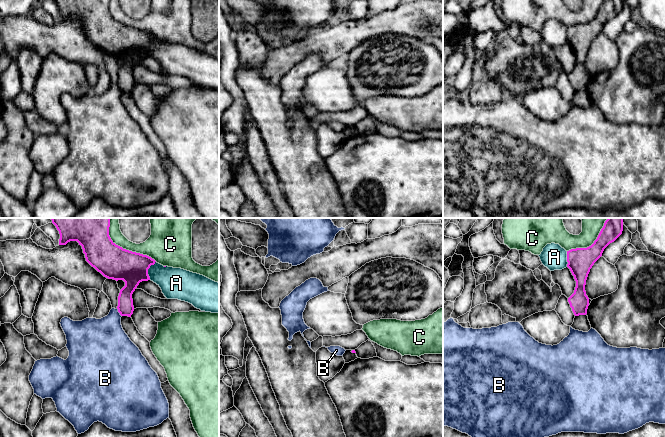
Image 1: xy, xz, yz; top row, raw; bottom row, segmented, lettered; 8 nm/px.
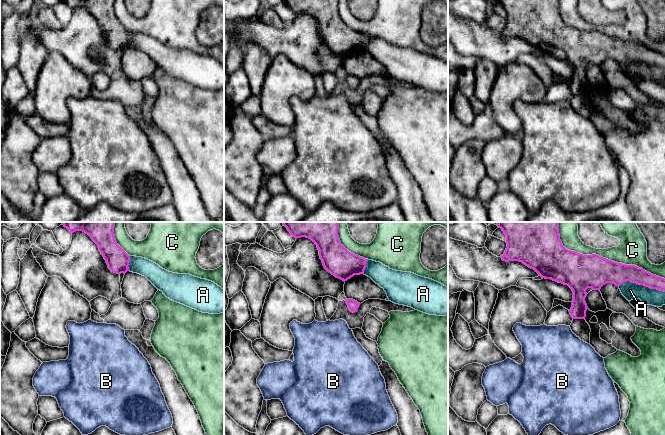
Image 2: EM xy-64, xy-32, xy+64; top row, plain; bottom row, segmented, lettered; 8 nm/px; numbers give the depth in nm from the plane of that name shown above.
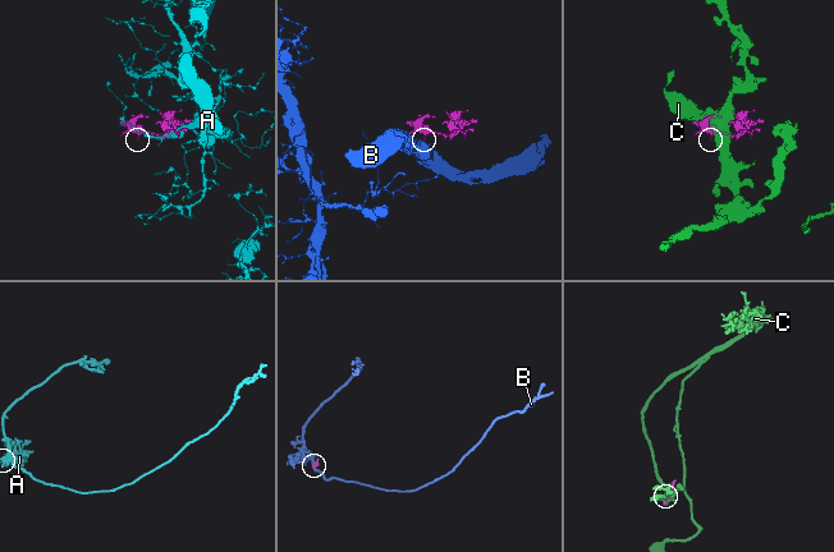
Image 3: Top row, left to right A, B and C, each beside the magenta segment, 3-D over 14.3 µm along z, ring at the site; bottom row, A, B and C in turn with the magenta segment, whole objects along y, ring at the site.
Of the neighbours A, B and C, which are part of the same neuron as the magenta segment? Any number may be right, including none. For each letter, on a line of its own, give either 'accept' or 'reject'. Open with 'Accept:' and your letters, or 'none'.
Accept: none
A: reject
B: reject
C: reject

